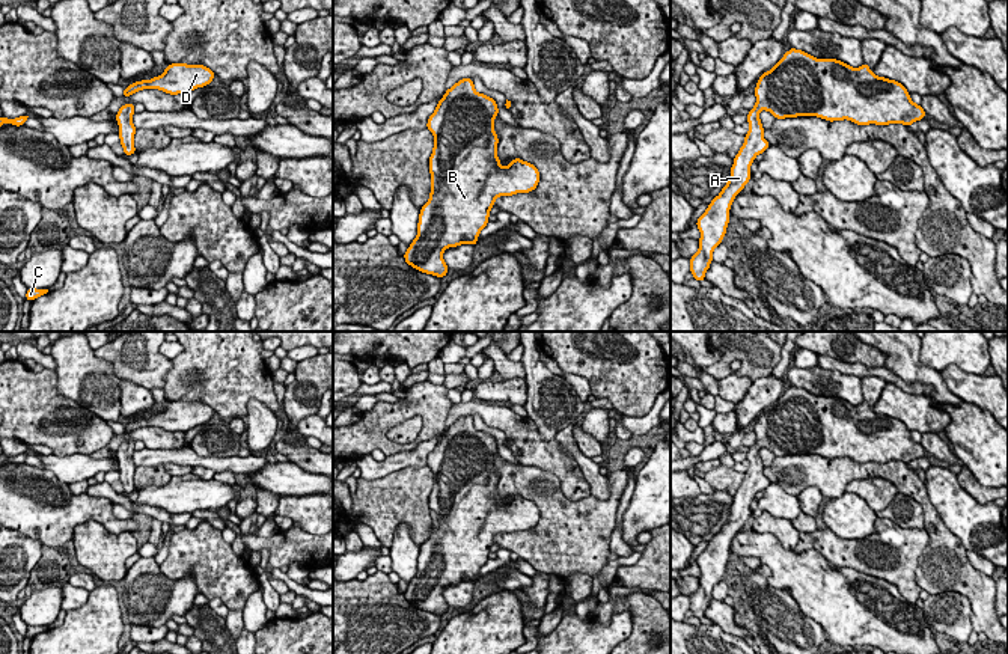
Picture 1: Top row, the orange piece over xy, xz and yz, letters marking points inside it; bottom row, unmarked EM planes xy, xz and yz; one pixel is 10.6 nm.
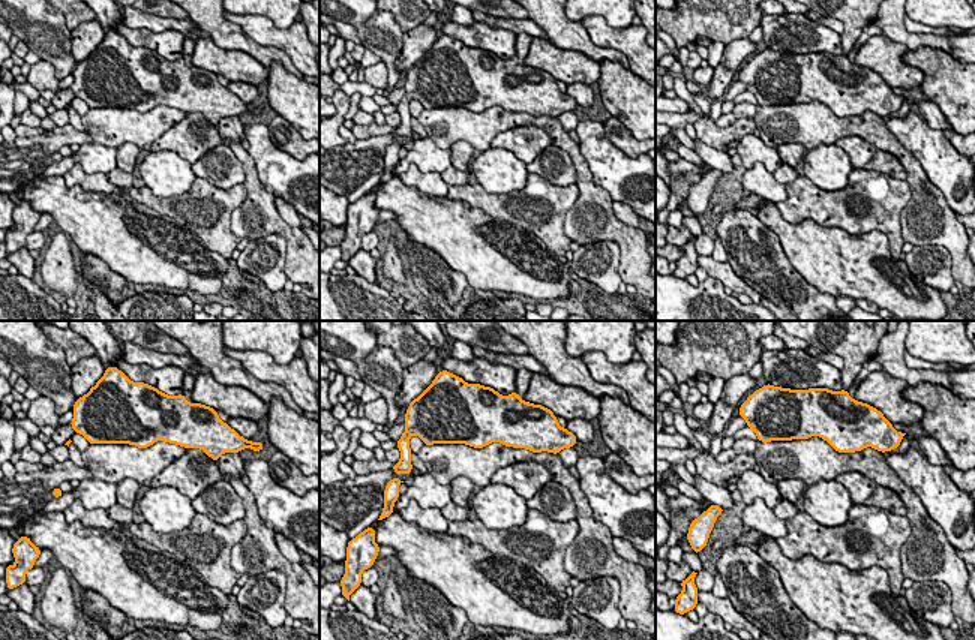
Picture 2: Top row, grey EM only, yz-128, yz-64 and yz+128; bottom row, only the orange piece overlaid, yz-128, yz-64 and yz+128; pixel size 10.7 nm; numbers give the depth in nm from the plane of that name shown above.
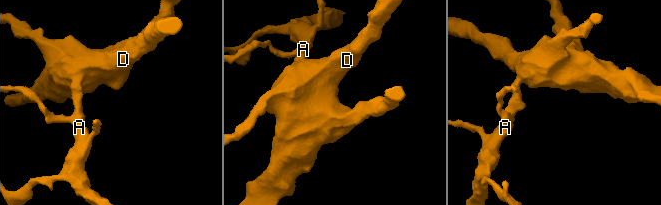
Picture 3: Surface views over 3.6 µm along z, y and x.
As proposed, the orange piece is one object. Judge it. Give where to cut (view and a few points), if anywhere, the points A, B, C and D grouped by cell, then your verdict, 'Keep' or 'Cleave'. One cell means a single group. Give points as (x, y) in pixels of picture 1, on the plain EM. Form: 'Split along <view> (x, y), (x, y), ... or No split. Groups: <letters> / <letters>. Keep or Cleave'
No split. Groups: A B C D. Keep

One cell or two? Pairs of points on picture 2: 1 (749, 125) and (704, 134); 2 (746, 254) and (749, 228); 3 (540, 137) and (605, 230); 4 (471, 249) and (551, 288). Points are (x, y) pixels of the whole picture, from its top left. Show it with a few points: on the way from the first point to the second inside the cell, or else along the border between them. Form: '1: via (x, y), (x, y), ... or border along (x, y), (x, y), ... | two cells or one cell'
1: via (738, 131), (734, 134), (714, 134) | one cell
2: via (747, 248), (747, 234) | one cell
3: border along (521, 125), (540, 126), (552, 144) | two cells
4: via (491, 252), (531, 279) | one cell

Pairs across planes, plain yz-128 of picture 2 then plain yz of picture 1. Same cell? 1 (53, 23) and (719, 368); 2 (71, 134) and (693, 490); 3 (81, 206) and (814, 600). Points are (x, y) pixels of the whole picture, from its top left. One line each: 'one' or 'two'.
1: two
2: two
3: one

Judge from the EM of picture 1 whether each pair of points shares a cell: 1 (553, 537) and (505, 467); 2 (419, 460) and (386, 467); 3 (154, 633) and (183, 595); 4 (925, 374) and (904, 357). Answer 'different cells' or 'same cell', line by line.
1: same cell
2: same cell
3: different cells
4: same cell

